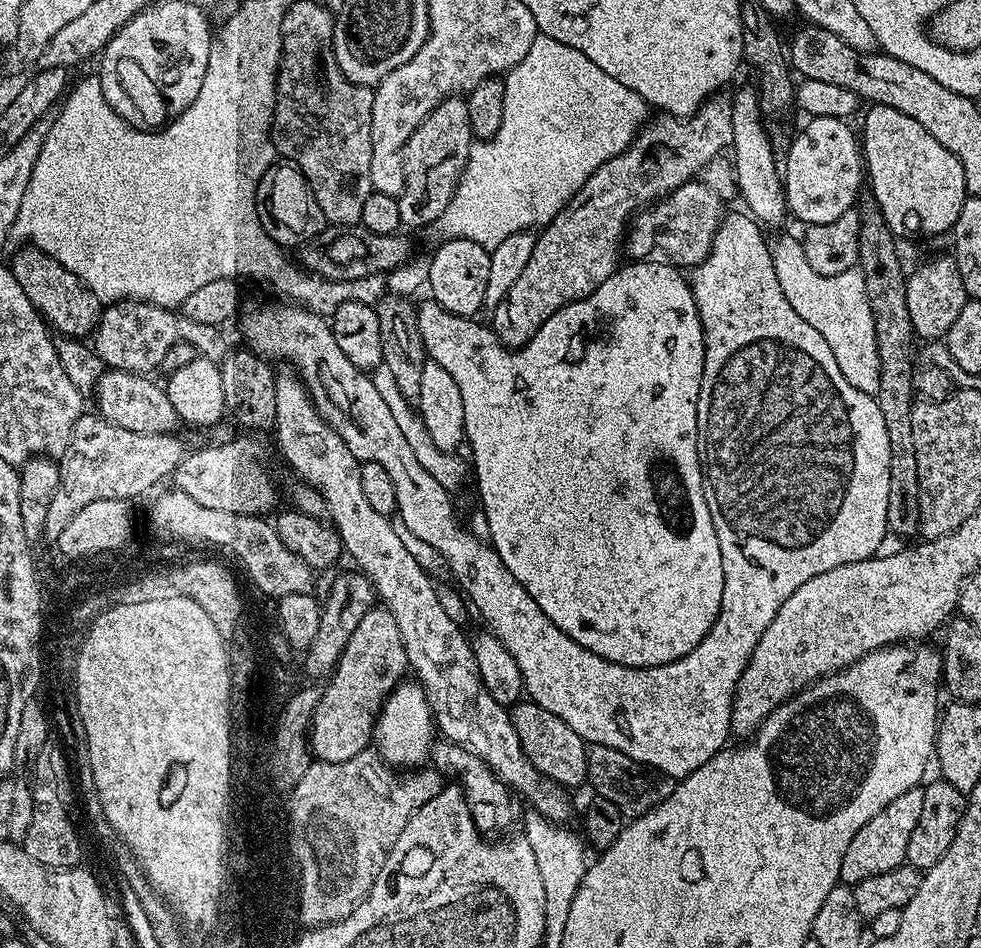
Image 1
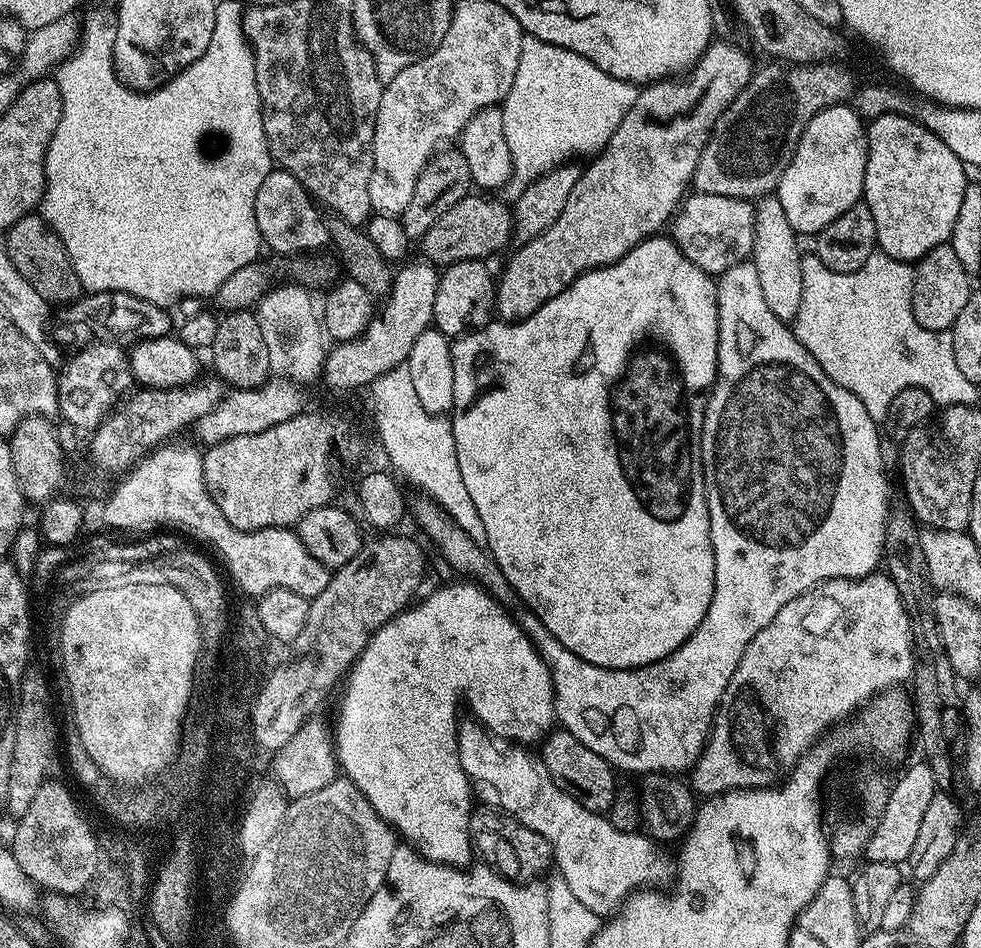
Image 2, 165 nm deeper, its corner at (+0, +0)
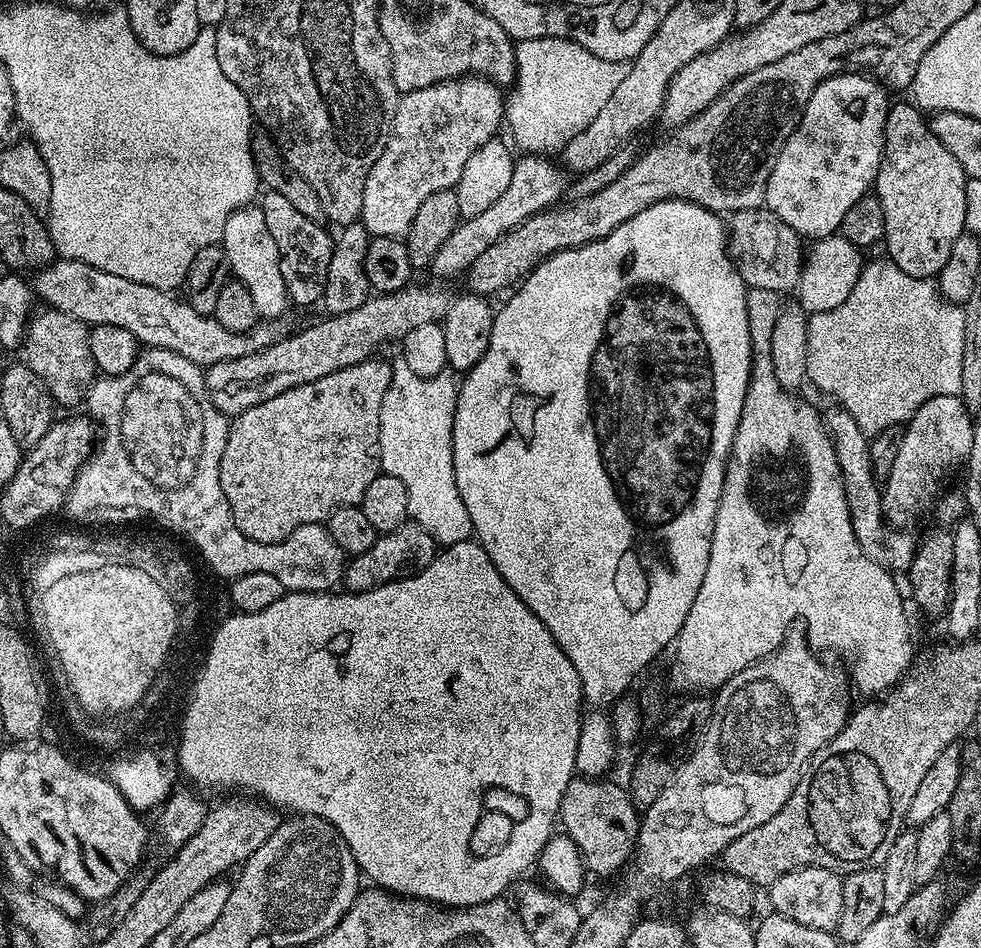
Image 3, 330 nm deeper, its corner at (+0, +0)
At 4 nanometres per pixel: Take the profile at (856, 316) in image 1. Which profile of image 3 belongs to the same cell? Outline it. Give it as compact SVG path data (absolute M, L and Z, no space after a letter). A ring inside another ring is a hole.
M881 258L881 260L869 259L864 265L862 274L858 282L854 282L854 290L850 290L850 298L842 302L842 306L834 306L834 310L825 312L814 312L807 317L808 333L806 334L806 366L808 367L807 379L812 382L816 388L821 388L828 396L833 396L835 403L839 407L845 408L858 422L858 430L862 430L865 436L873 438L896 425L907 425L912 419L912 415L918 411L930 398L939 396L959 396L962 386L962 326L964 325L964 310L961 305L951 304L945 300L944 295L940 293L939 287L932 280L923 280L922 278L910 278L906 270L898 270L894 261Z

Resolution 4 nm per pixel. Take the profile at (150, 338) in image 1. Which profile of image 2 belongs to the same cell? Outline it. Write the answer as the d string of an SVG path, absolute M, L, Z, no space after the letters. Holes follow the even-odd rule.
M88 292L82 294L71 304L59 309L60 316L68 324L81 324L93 332L100 342L111 342L121 346L131 346L137 340L153 340L167 336L173 331L169 313L149 300L131 296L125 292Z

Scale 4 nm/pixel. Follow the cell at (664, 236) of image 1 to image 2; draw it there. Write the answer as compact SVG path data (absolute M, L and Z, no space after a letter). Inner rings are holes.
M696 192L689 195L675 213L670 236L694 266L709 274L719 274L730 270L730 266L745 263L753 255L755 220L756 209L749 201Z

